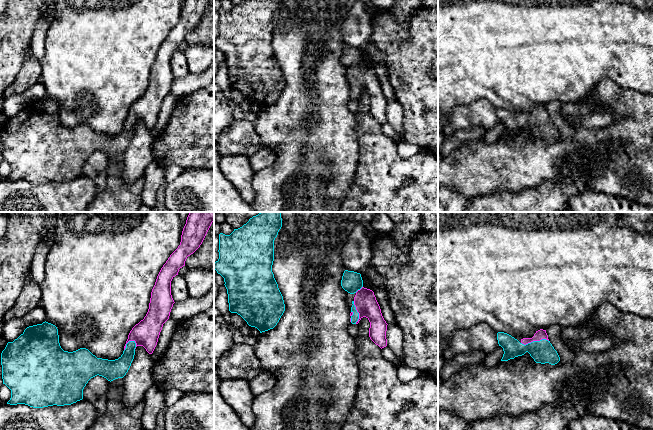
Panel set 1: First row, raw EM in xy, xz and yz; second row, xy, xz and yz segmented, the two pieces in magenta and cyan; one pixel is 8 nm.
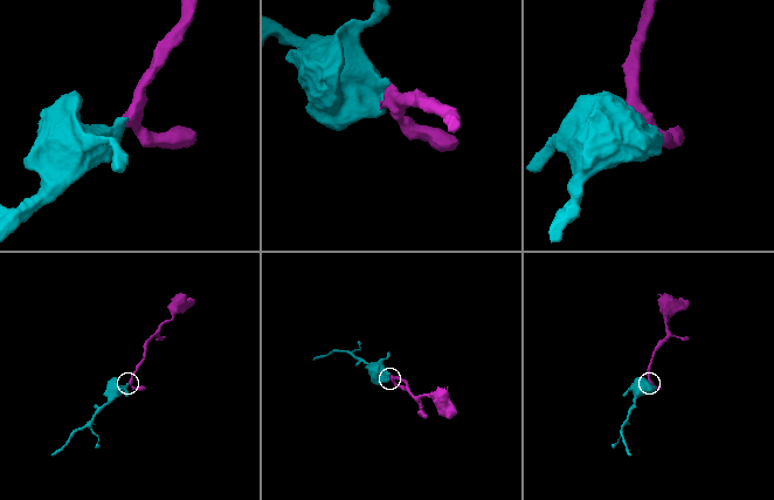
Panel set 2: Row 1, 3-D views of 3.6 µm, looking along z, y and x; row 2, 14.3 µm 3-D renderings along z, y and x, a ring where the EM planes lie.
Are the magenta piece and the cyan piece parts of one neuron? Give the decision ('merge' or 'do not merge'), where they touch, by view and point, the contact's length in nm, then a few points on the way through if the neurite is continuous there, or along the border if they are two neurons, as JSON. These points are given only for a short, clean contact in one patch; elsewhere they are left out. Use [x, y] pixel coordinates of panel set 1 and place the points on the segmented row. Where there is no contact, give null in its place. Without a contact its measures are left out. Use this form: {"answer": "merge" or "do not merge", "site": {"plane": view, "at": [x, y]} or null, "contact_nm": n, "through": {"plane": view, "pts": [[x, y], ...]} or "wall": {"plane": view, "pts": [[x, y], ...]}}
{"answer": "merge", "site": {"plane": "yz", "at": [534, 340]}, "contact_nm": 220, "through": {"plane": "yz", "pts": [[541, 334], [534, 340], [542, 351]]}}

